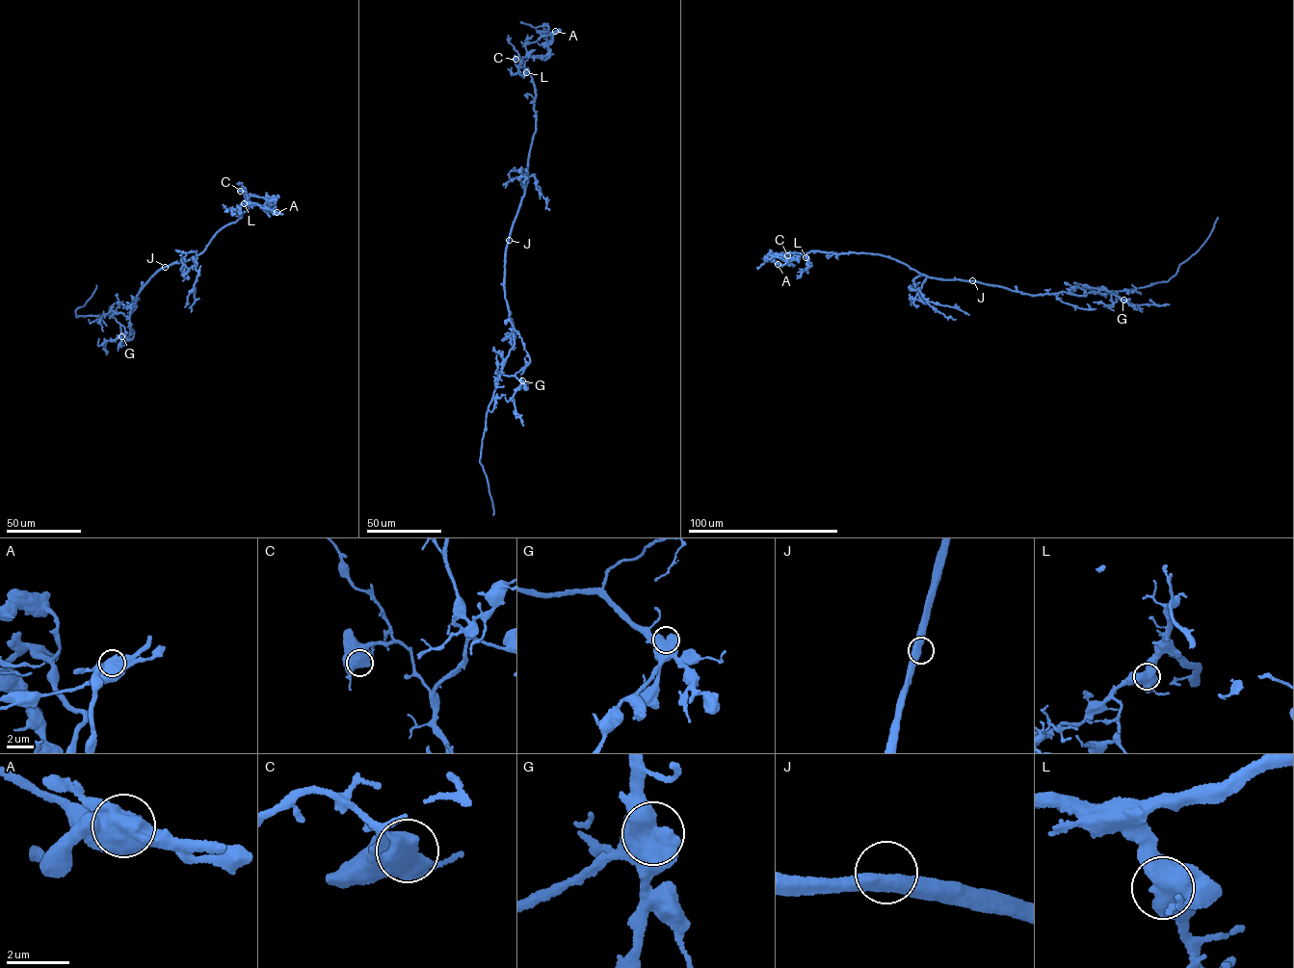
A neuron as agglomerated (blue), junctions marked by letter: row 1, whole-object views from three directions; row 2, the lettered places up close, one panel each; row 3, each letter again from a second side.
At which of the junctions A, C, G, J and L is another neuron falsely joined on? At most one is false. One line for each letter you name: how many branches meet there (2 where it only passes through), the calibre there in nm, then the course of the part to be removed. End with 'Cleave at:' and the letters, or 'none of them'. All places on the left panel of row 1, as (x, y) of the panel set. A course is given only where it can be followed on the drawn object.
A: branches 2; calibre 650 nm; course (277, 212), (273, 214), (271, 211), (276, 206), (274, 196), (268, 210), (263, 209)
Cleave at: A

